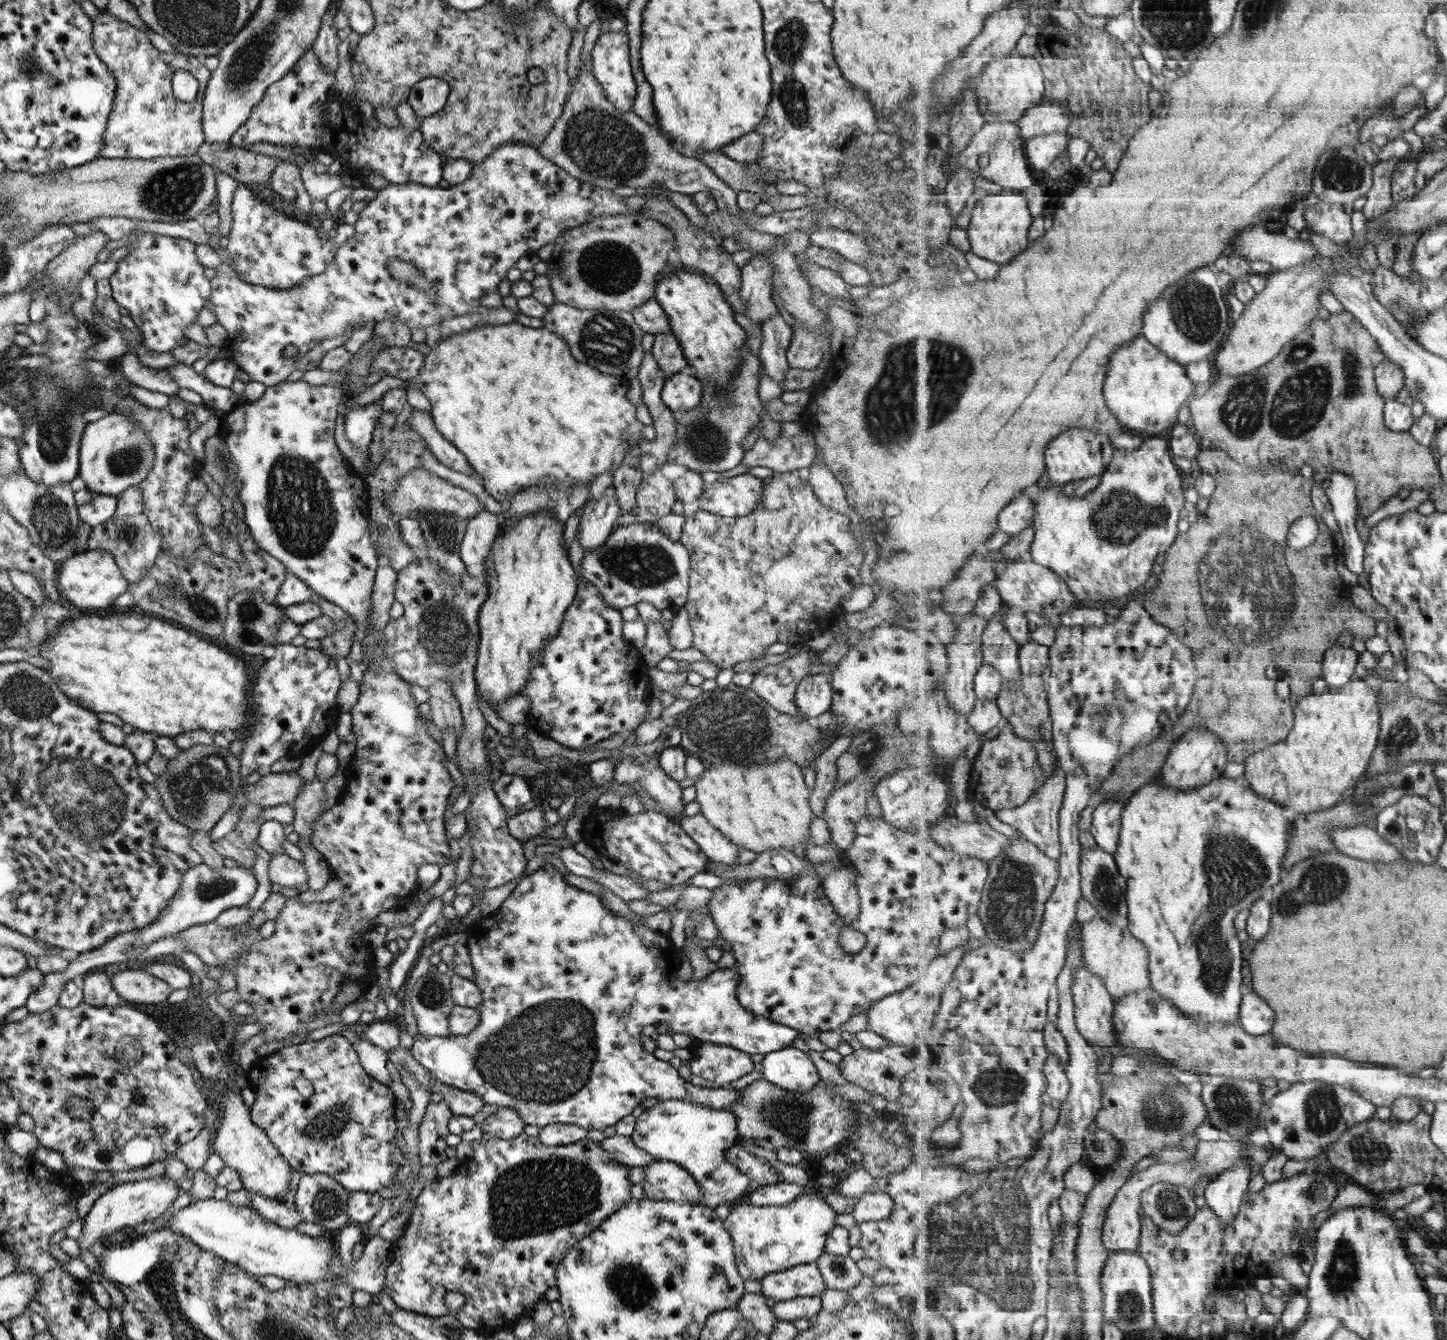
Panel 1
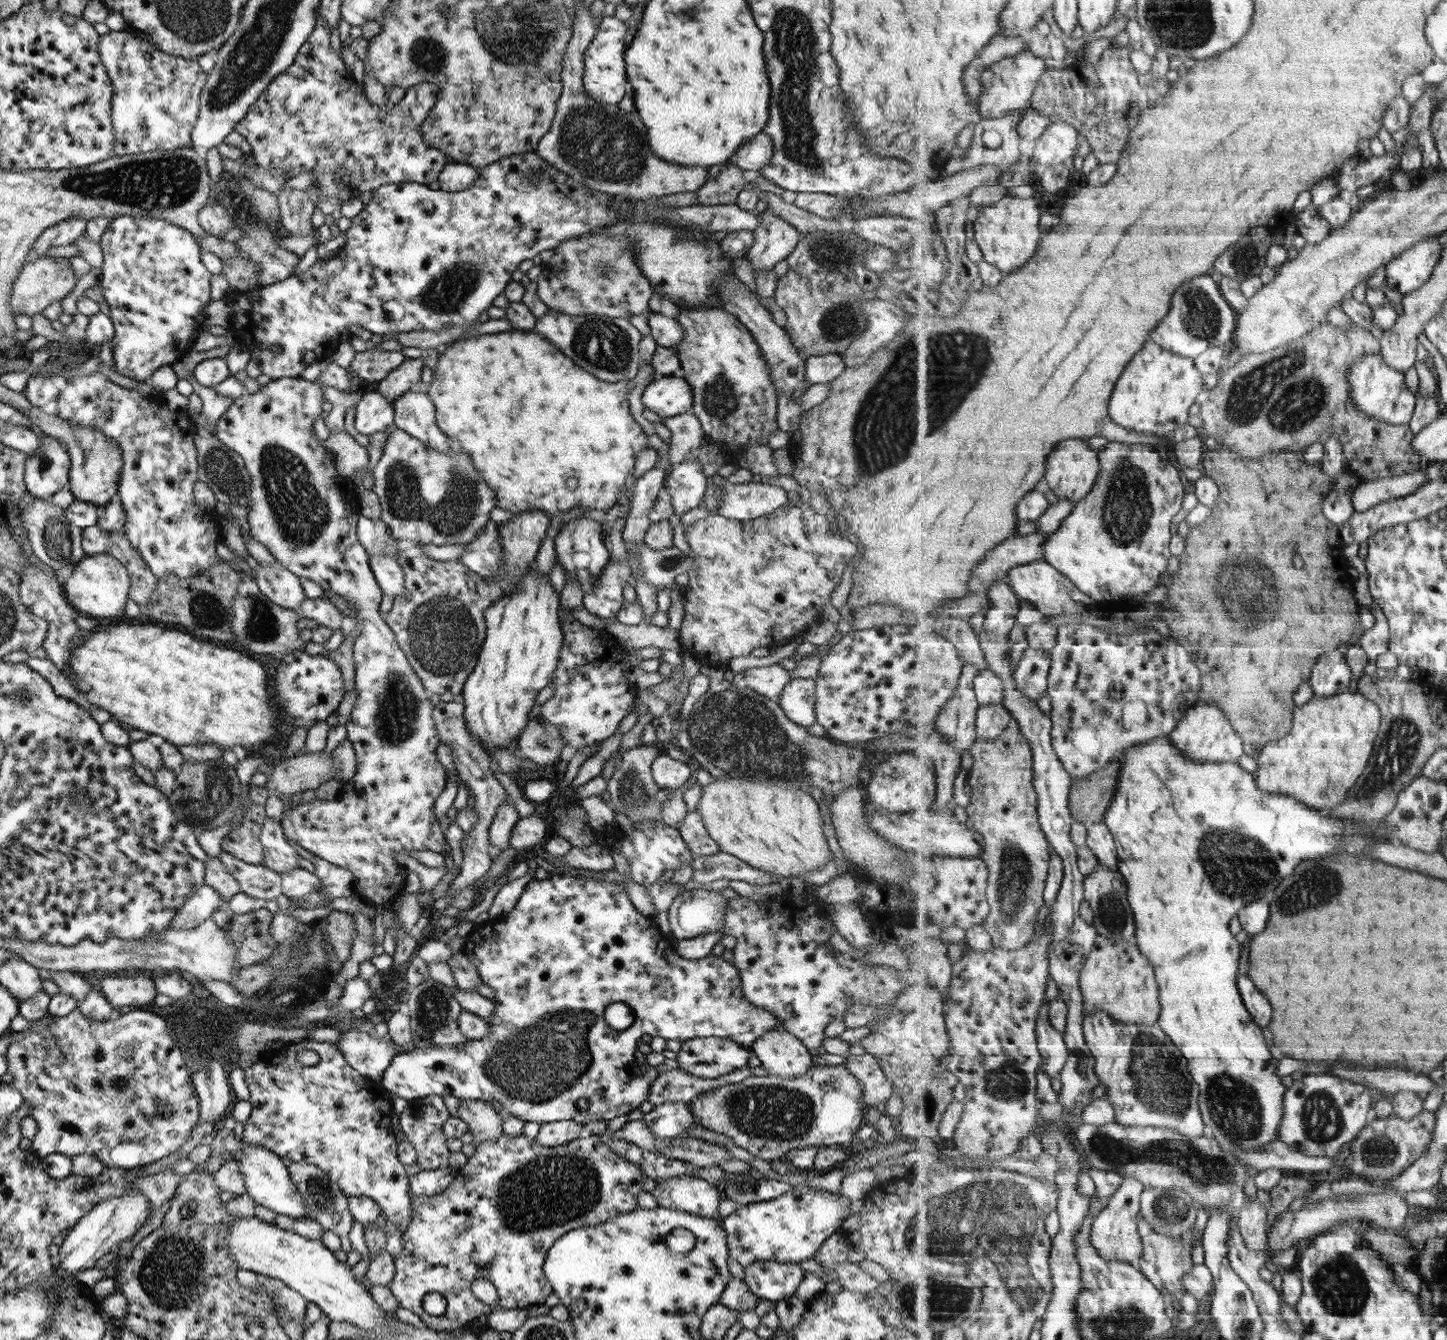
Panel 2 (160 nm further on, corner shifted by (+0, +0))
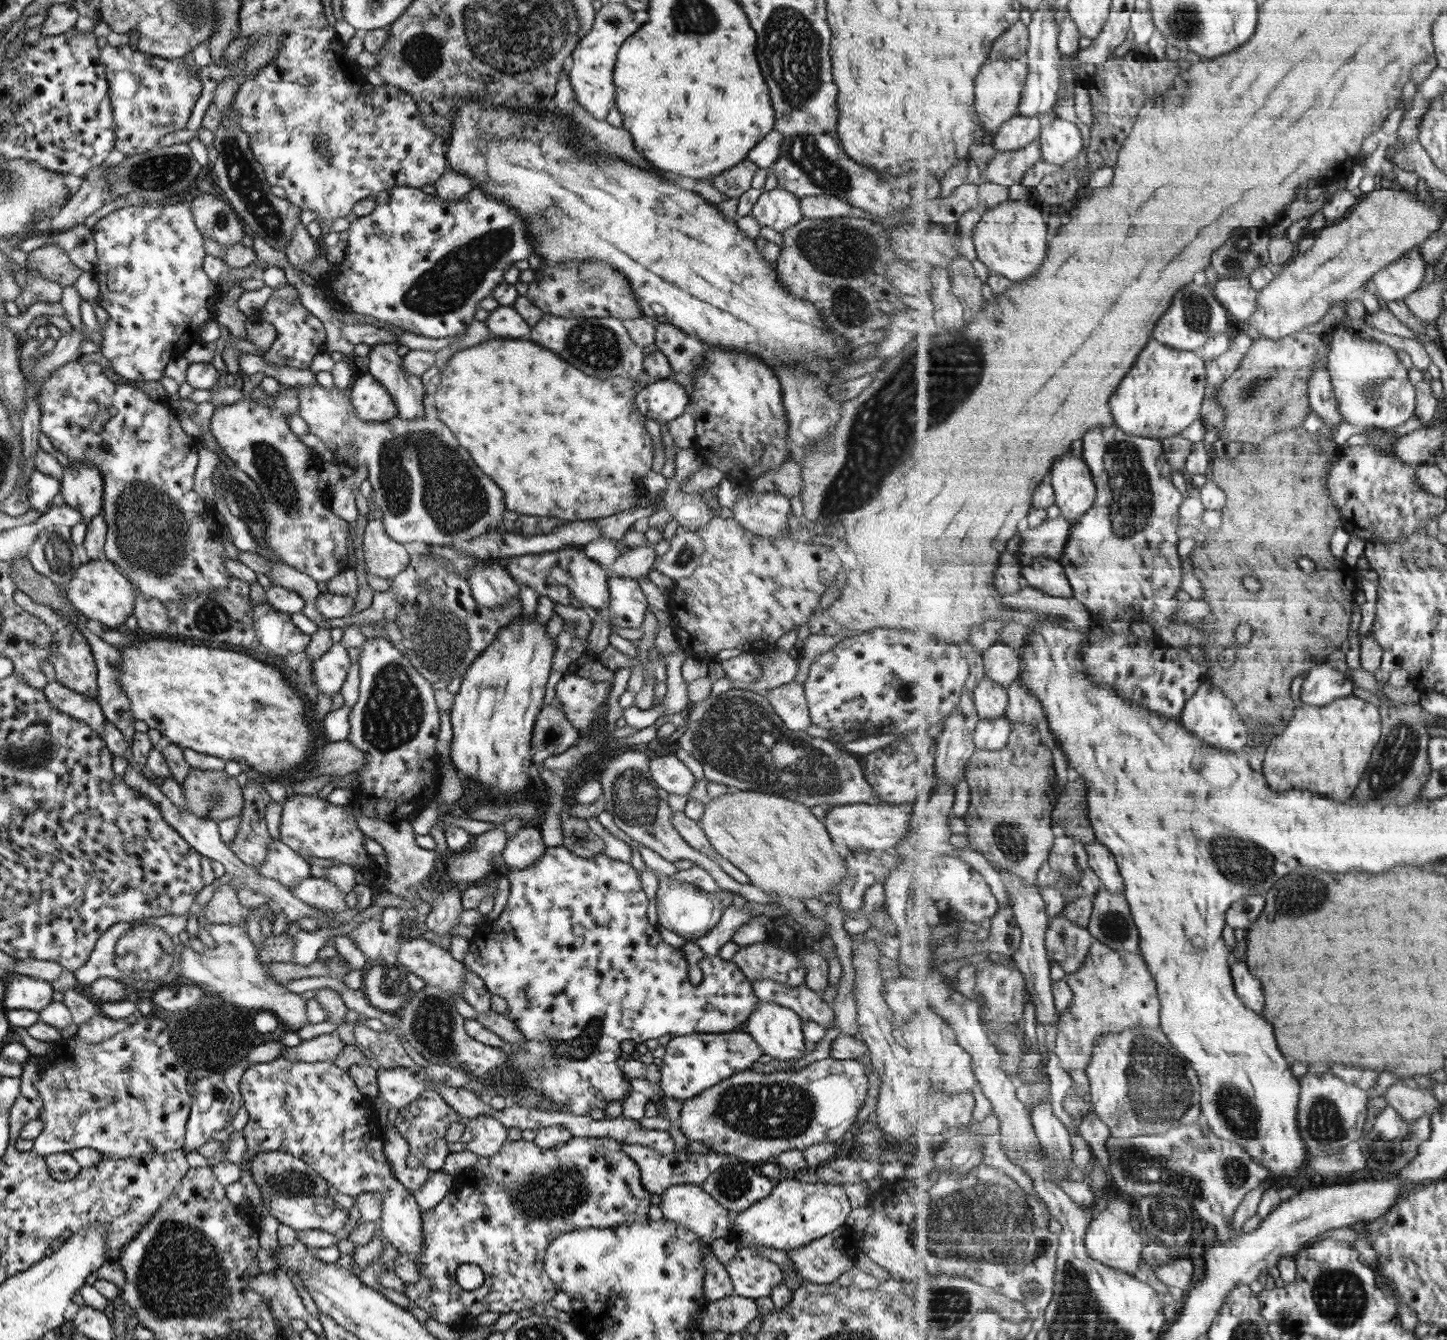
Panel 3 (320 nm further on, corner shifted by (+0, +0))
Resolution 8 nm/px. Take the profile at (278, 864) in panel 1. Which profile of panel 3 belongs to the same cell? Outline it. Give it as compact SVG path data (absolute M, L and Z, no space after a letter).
M309 875L295 886L289 886L288 889L295 898L316 909L343 912L348 908L344 894L325 878Z

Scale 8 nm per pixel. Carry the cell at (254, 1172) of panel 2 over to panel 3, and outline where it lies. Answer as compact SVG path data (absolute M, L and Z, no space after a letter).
M279 1190L265 1200L265 1205L279 1224L289 1226L295 1232L318 1229L335 1235L348 1219L348 1214L329 1197L285 1197Z

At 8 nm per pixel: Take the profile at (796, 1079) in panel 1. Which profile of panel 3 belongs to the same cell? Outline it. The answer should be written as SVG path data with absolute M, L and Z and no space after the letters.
M759 1001L749 1013L745 1031L761 1047L764 1054L768 1054L775 1060L796 1060L807 1053L803 1045L807 1031L806 1025L794 1011L777 1003Z

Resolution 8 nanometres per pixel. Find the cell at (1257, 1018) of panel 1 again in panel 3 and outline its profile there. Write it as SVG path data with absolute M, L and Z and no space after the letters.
M1234 962L1232 965L1232 977L1235 983L1237 996L1259 1014L1265 1010L1265 994L1261 982L1249 972L1245 962Z

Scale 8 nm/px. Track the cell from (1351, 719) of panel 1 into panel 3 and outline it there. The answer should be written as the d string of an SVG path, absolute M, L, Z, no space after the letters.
M1349 696L1317 707L1300 705L1287 728L1266 750L1263 774L1274 791L1310 790L1336 801L1351 801L1382 737L1380 707Z

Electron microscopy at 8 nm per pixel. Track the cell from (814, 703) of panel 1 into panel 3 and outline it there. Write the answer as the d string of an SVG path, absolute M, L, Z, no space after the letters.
M789 682L771 689L765 696L783 726L791 731L805 731L812 725L802 684Z

